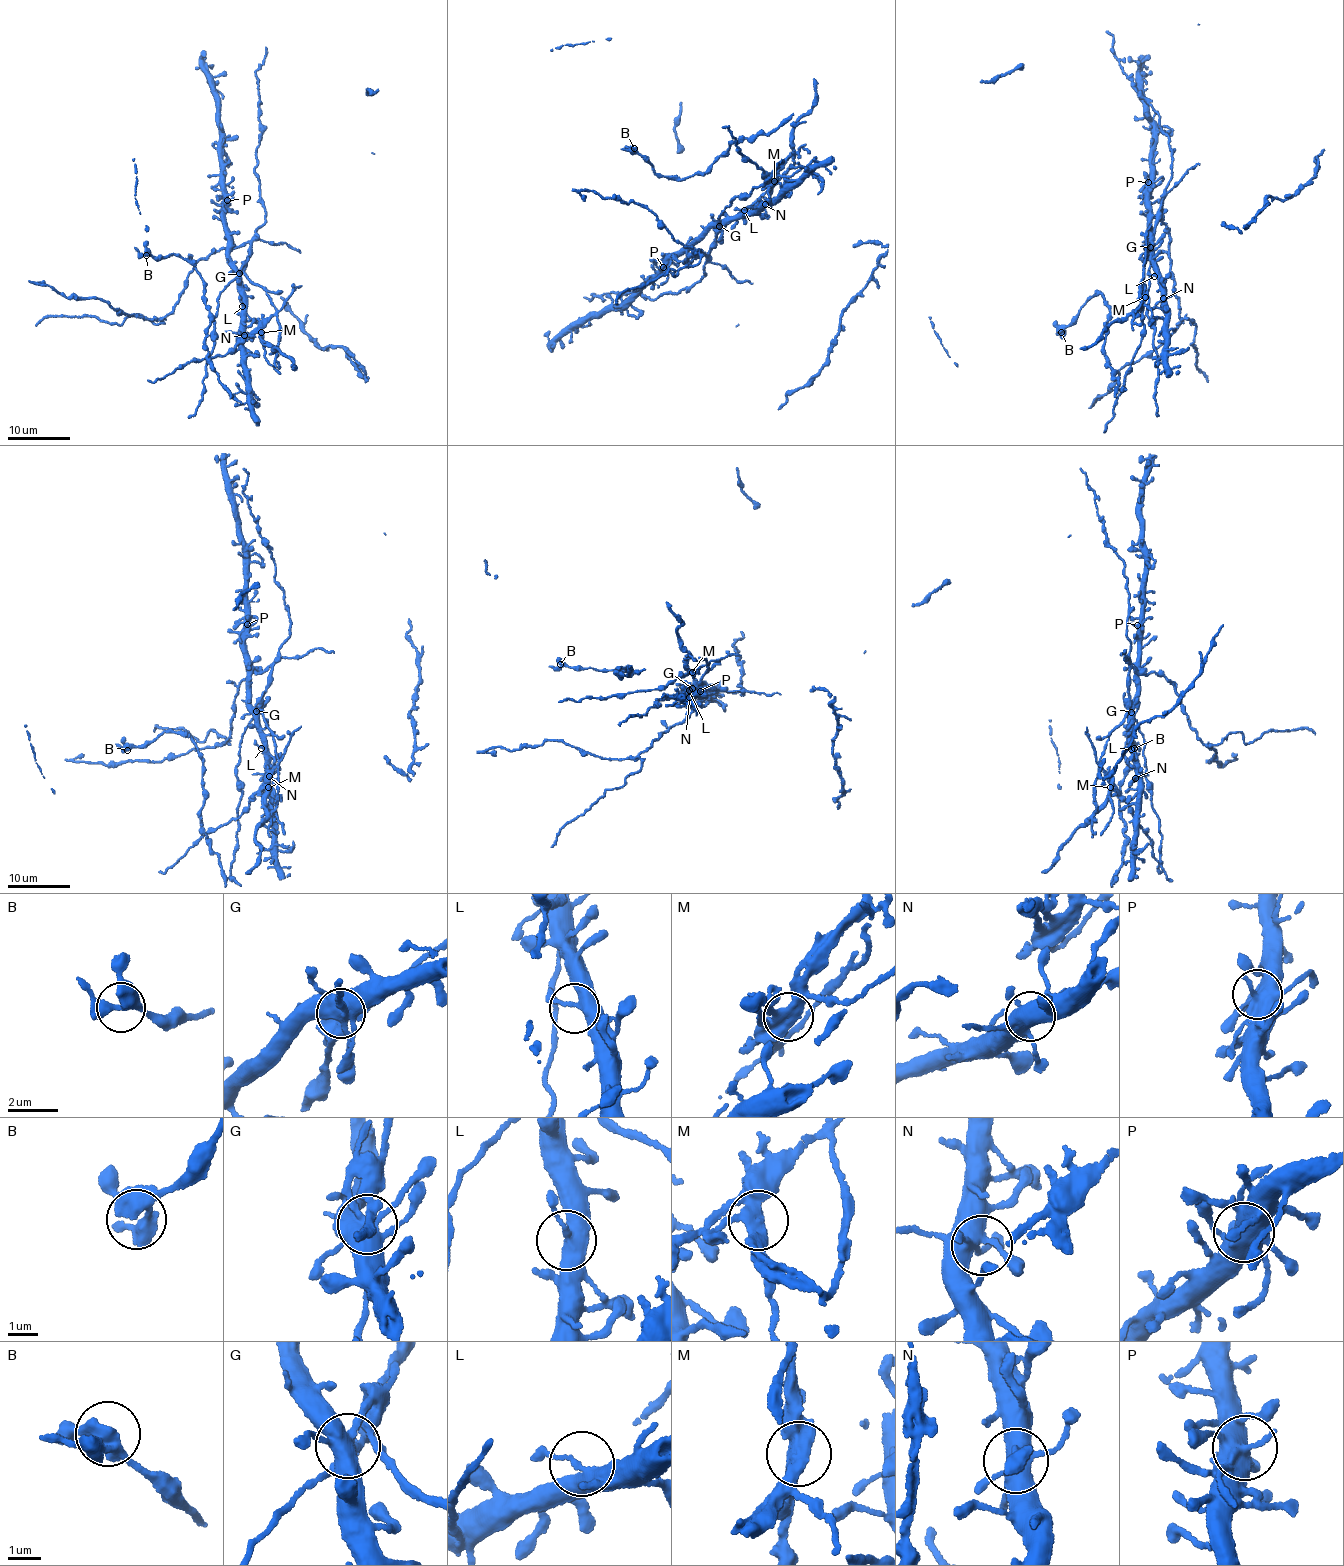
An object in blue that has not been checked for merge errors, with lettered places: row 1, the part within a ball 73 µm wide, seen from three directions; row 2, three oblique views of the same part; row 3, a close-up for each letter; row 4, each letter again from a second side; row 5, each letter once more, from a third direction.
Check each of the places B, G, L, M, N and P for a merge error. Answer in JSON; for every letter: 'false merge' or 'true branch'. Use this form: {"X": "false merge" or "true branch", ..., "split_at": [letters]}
{"B": "true branch", "G": "false merge", "L": "true branch", "M": "false merge", "N": "true branch", "P": "true branch", "split_at": ["G", "M"]}

